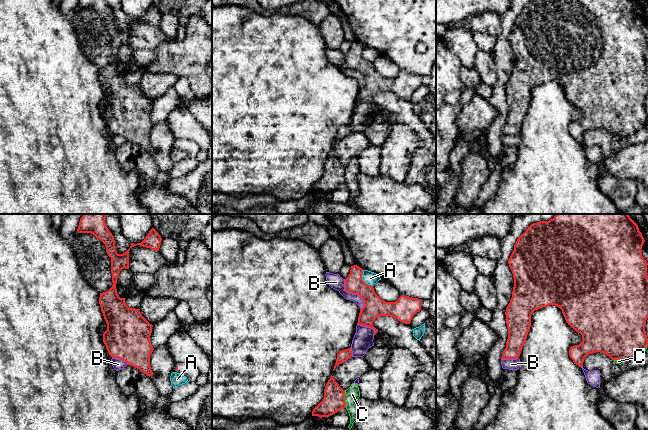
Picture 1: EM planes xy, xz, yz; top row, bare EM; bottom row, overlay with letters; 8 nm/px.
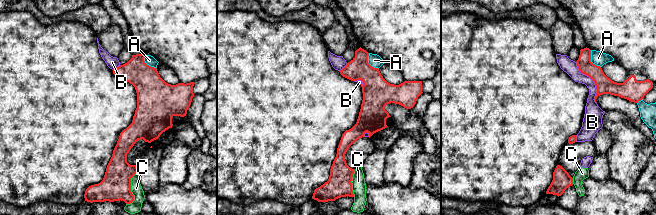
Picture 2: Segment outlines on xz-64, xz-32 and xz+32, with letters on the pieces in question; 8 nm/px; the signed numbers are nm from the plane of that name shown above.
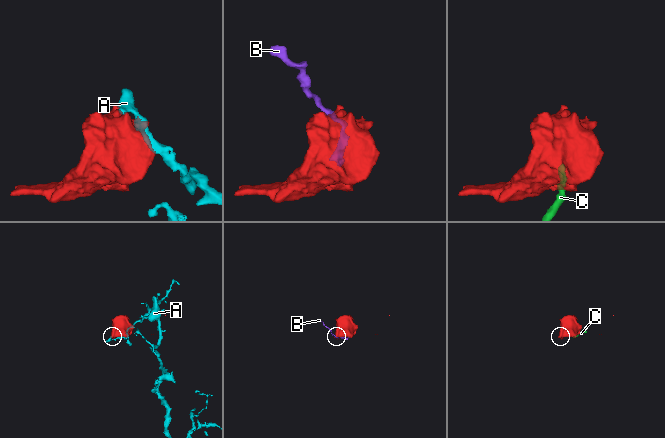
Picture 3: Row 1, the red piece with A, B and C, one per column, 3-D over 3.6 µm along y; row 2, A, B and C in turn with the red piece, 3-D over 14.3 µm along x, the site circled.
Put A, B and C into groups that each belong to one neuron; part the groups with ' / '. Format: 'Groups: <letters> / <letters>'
Groups: A / B C

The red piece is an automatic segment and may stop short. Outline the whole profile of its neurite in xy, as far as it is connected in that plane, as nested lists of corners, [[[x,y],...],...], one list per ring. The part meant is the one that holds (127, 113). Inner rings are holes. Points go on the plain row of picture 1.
[[[79,0],[78,9],[91,9],[101,16],[111,34],[112,63],[100,69],[99,80],[107,99],[103,118],[112,134],[121,135],[127,141],[139,145],[147,152],[154,149],[150,143],[150,132],[154,126],[150,112],[153,101],[141,90],[139,85],[129,84],[125,74],[120,74],[116,59],[122,45],[129,45],[129,26],[118,30],[115,16],[106,0]]]

